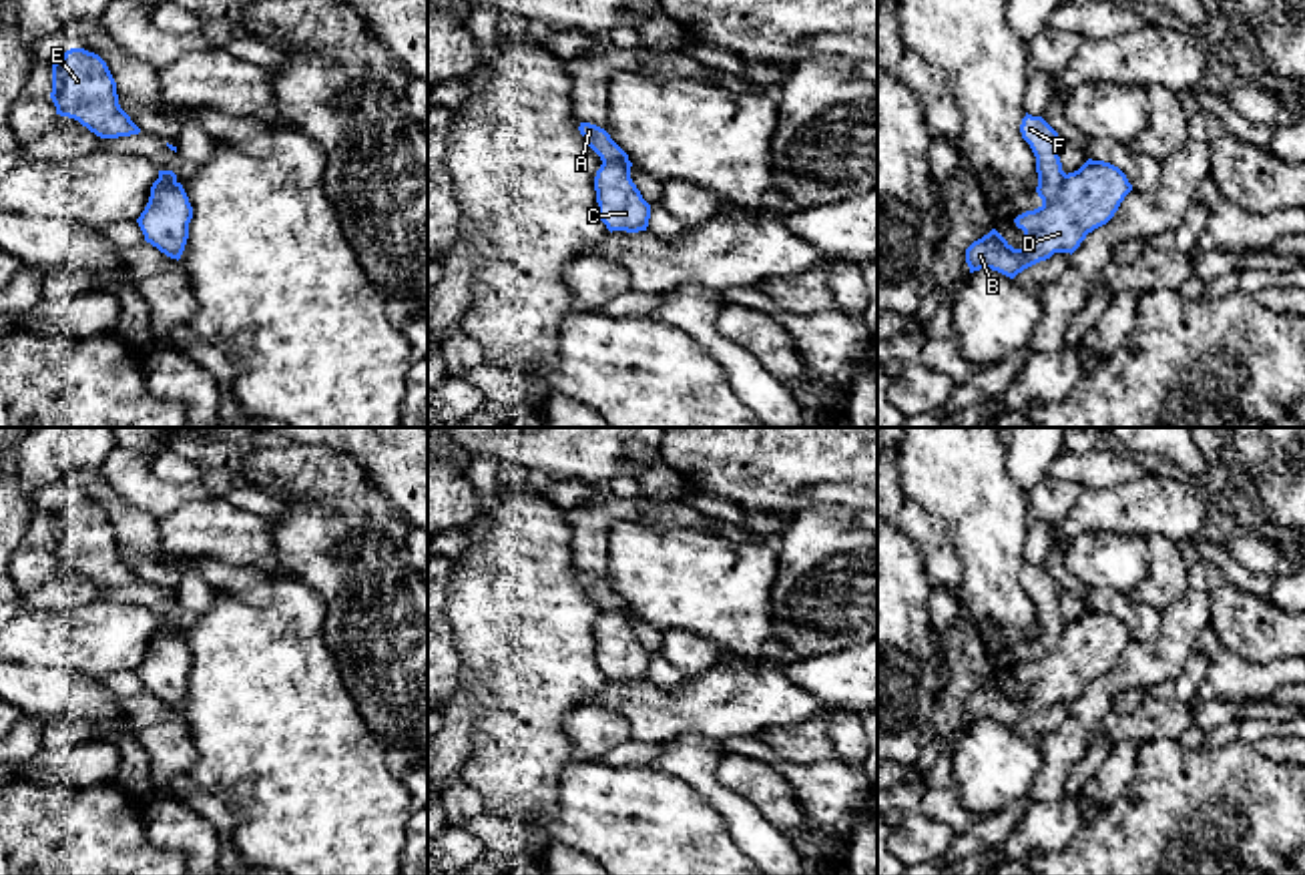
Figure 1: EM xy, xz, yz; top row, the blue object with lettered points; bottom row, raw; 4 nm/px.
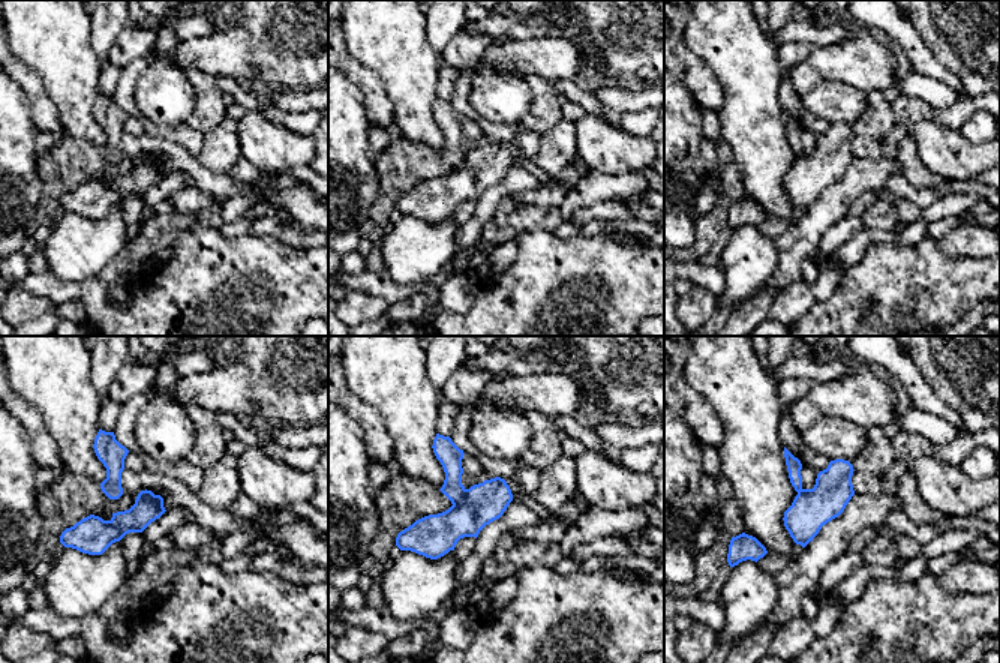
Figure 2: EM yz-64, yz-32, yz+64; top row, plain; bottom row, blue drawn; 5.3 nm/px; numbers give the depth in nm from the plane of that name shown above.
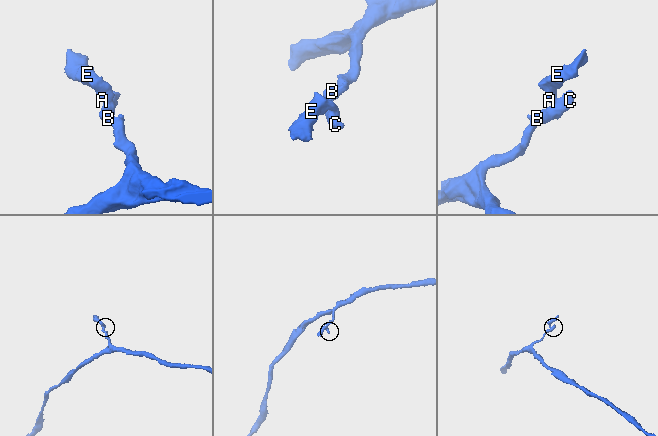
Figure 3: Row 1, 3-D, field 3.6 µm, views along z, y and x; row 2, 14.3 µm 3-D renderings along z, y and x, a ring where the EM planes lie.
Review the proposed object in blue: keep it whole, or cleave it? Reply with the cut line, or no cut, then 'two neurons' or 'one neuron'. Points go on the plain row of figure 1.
cut in yz along (1067, 625), (1059, 643), (1042, 653); two neurons

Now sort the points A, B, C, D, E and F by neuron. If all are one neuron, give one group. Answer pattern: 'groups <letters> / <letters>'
groups A E F / B C D

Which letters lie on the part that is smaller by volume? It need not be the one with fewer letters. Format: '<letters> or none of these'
A, E, F

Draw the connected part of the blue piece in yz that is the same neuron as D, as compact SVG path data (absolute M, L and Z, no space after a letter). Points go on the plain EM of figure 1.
M1088 608L1068 622L1054 650L1014 668L1024 696L1014 698L996 678L966 698L970 722L998 720L1014 728L1054 702L1074 702L1088 682L1106 674L1132 640L1126 624L1104 610Z

